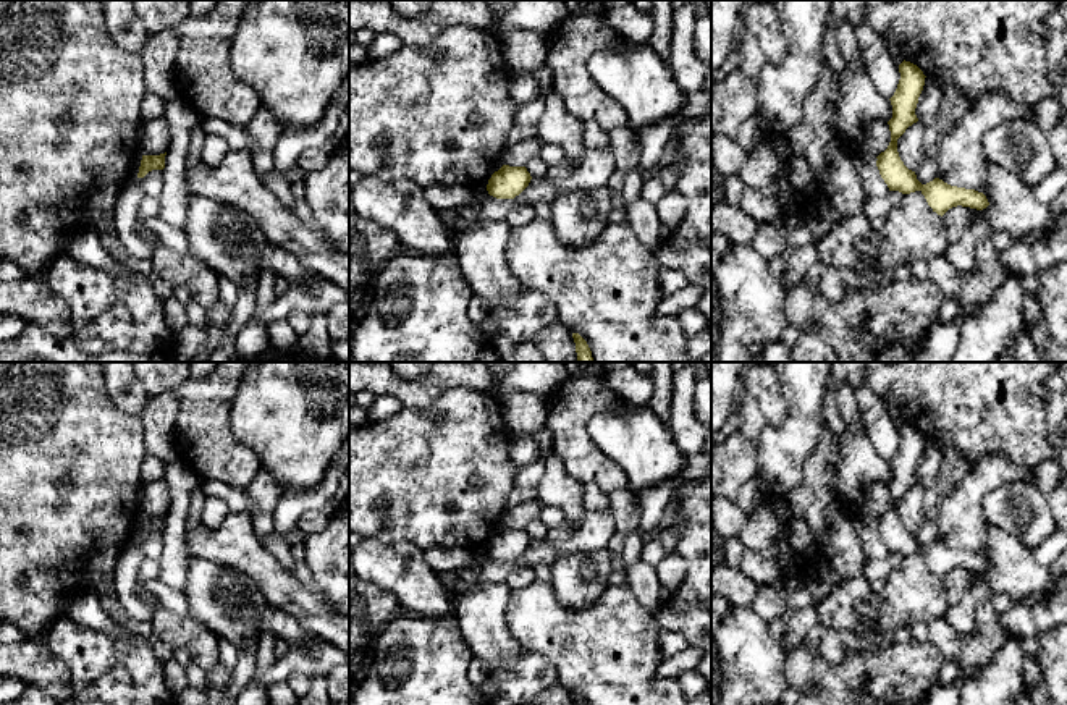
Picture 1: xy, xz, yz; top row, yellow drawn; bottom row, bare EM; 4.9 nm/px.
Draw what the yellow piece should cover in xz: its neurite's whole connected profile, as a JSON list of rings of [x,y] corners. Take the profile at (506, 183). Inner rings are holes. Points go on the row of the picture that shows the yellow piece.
[[[503,165],[488,179],[487,191],[496,199],[514,199],[529,186],[530,179],[525,167]]]

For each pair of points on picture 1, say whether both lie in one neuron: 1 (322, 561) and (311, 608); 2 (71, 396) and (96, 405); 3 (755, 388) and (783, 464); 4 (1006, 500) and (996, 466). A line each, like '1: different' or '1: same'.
1: different
2: same
3: different
4: different

